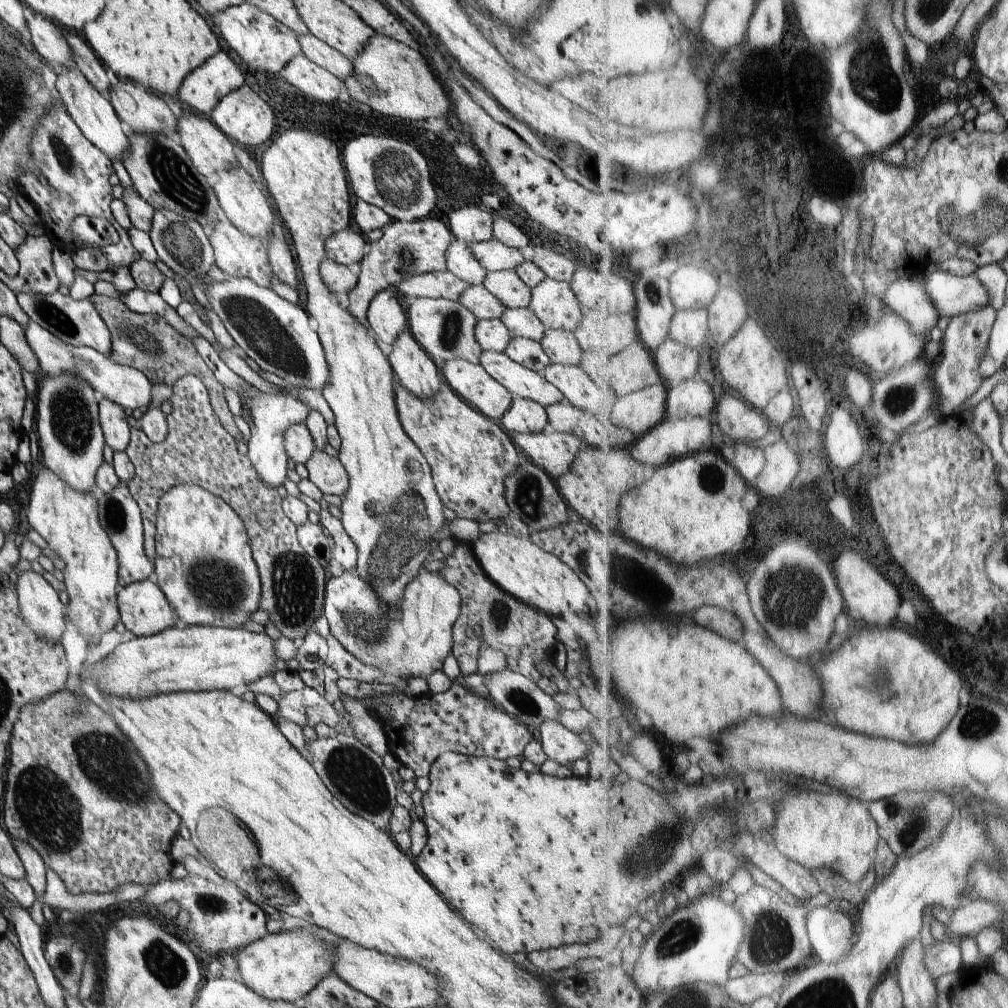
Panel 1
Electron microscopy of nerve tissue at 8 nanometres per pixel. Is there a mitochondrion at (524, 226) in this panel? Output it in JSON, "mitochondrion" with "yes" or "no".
{"mitochondrion":"no"}

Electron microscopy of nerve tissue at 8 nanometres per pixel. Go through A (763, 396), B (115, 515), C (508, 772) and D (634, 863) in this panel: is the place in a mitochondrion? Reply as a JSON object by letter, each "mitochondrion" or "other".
{"A":"other","B":"mitochondrion","C":"other","D":"mitochondrion"}

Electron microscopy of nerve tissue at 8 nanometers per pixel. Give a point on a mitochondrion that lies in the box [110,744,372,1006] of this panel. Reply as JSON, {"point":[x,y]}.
{"point":[165,964]}

